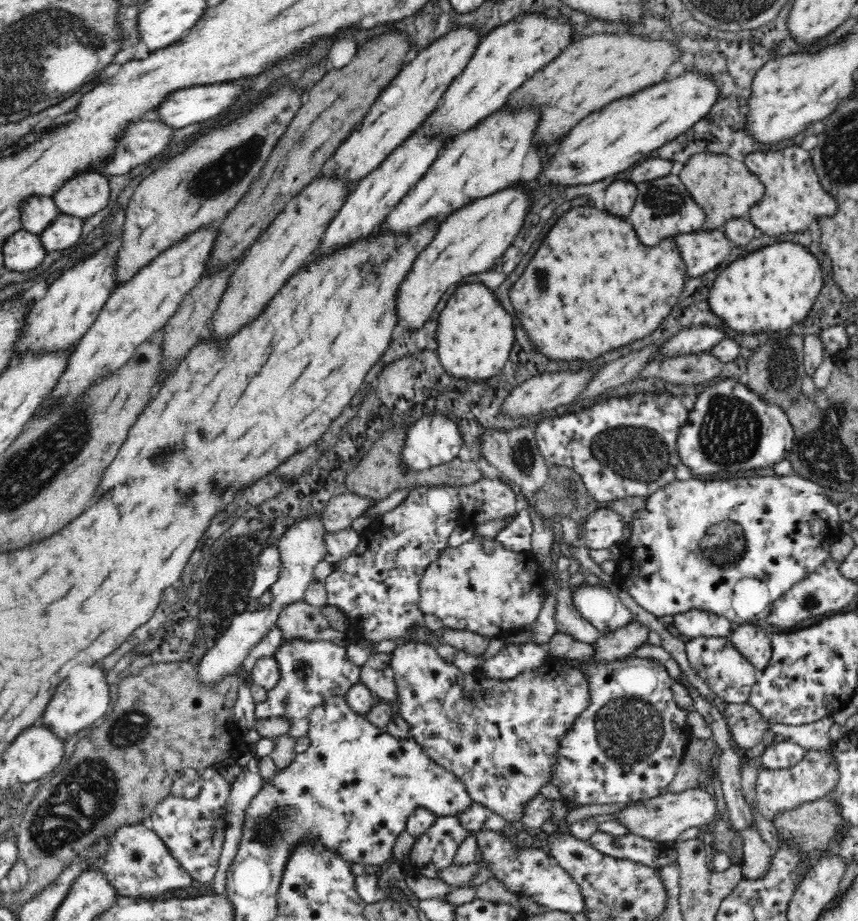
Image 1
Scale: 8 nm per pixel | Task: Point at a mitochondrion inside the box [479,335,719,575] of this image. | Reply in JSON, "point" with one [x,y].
{"point":[636,453]}

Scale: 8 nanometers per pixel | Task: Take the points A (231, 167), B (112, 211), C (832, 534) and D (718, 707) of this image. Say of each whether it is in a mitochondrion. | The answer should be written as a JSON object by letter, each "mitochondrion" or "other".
{"A":"mitochondrion","B":"other","C":"other","D":"other"}

